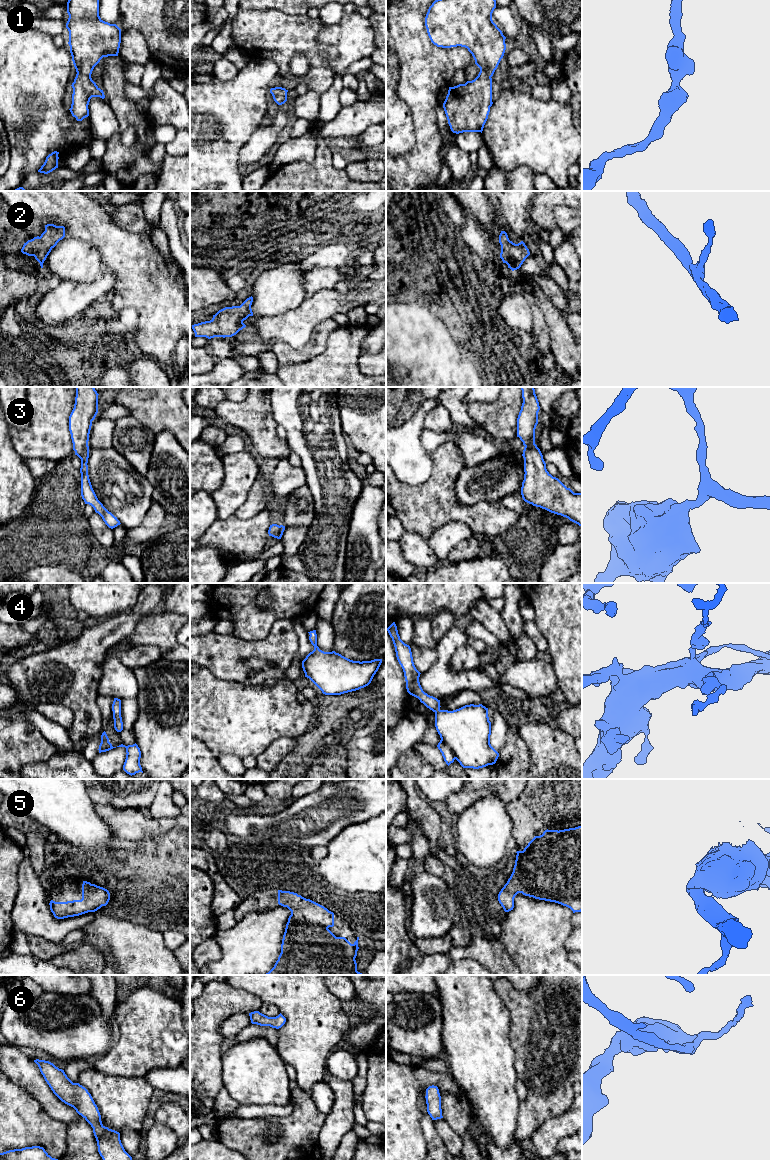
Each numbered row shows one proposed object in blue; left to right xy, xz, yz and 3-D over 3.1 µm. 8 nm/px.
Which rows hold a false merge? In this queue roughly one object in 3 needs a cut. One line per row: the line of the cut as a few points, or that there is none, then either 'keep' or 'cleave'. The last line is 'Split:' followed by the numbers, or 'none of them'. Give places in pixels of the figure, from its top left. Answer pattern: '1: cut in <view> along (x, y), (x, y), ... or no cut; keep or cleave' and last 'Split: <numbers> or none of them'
1: no cut; keep
2: no cut; keep
3: no cut; keep
4: no cut; keep
5: no cut; keep
6: no cut; keep
Split: none of them

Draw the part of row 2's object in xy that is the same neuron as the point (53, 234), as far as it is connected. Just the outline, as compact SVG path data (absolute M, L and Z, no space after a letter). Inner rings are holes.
M54 224L45 225L45 231L41 236L34 237L24 243L21 252L28 256L34 256L43 268L43 263L51 250L65 237L65 227Z

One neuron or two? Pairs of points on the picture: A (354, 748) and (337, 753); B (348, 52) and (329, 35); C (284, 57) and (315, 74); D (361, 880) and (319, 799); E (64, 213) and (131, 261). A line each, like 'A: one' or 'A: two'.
A: two
B: one
C: one
D: two
E: one

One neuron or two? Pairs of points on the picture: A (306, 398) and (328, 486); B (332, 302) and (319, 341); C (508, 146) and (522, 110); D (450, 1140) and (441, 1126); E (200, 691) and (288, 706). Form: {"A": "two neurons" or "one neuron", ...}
{"A": "one neuron", "B": "two neurons", "C": "one neuron", "D": "one neuron", "E": "one neuron"}

